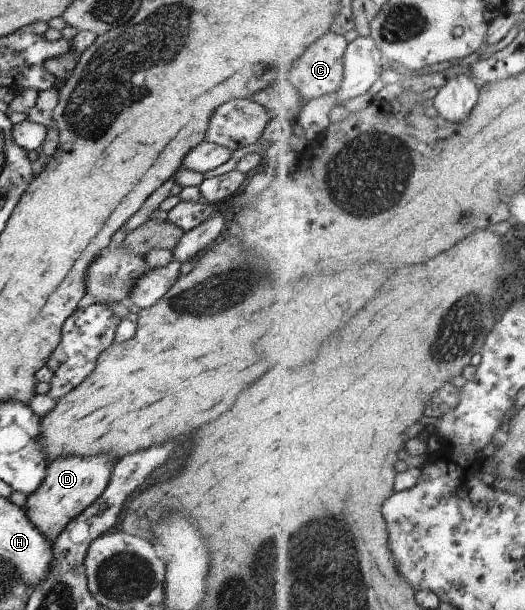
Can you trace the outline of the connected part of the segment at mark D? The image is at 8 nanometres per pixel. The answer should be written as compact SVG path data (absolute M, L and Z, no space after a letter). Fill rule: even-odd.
M59 456L47 466L47 476L39 484L37 490L33 490L25 498L25 506L22 506L25 516L41 536L47 538L47 542L54 543L59 532L65 528L69 520L78 516L89 504L99 498L99 494L105 490L113 470L113 458L107 456Z

